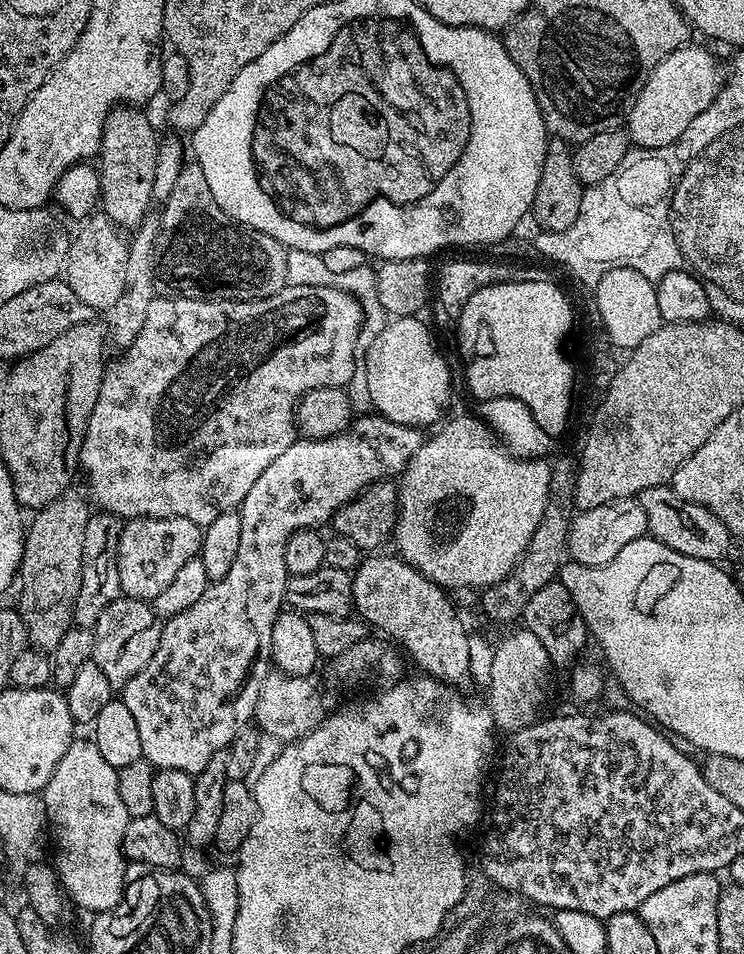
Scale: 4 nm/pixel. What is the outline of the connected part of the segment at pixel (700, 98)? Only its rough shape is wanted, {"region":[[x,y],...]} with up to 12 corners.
{"region":[[679,48],[628,111],[637,149],[665,148],[720,93],[706,49]]}

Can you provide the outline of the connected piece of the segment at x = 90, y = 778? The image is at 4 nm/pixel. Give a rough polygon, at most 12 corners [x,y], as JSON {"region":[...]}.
{"region":[[76,738],[42,793],[67,899],[117,908],[130,817]]}

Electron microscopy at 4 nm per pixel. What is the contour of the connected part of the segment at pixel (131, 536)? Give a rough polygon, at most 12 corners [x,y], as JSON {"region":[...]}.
{"region":[[190,518],[127,521],[118,582],[155,601],[197,559],[204,528]]}

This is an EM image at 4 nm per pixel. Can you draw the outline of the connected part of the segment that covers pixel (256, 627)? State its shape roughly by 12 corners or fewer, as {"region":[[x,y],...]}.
{"region":[[379,414],[293,440],[238,505],[226,578],[123,686],[153,769],[195,778],[253,723],[286,538],[399,477]]}

